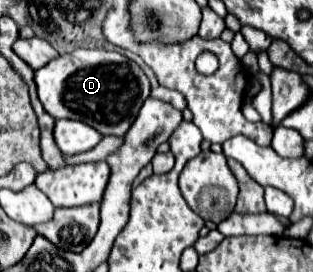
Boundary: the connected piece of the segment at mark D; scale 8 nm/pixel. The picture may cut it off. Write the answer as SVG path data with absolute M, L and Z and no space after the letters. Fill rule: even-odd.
M75 49L73 53L59 55L57 59L49 61L49 65L35 71L35 83L45 111L55 119L77 119L95 127L101 135L117 135L117 137L123 137L131 129L135 117L139 115L141 105L151 95L149 79L143 73L143 69L125 55L105 49Z

